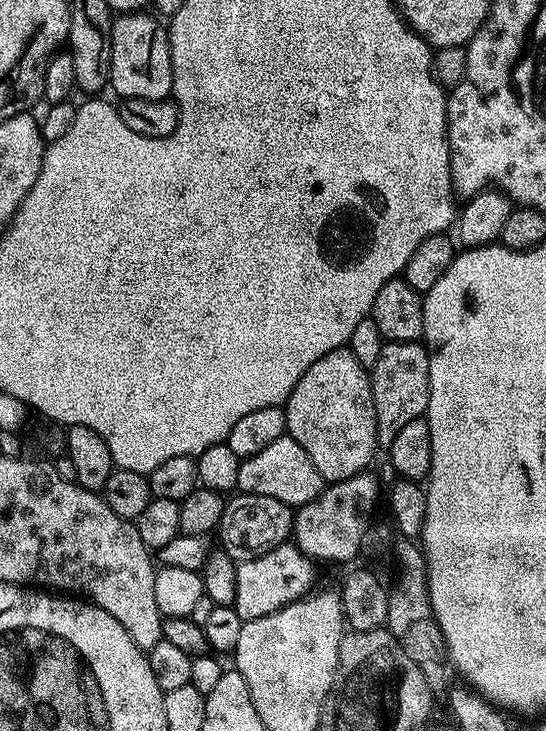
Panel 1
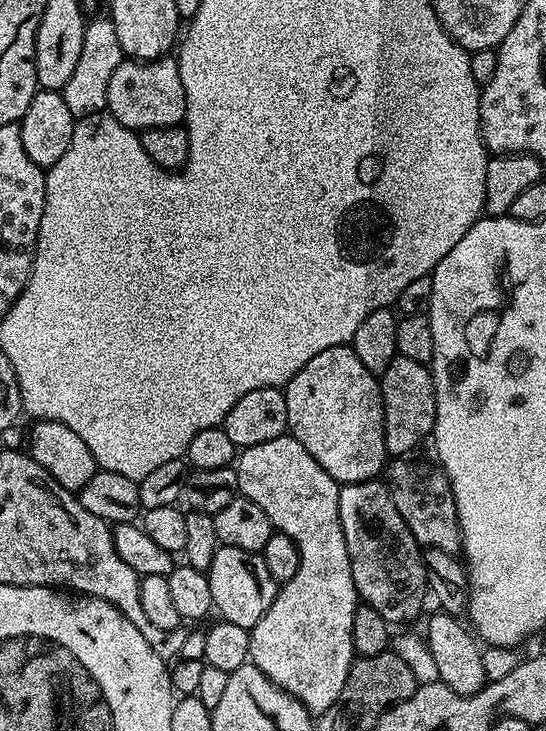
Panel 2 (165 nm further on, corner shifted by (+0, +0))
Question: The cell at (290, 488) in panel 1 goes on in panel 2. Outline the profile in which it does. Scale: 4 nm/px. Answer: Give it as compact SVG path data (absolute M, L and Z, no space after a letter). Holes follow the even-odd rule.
M291 434L270 438L270 442L258 442L258 446L243 449L234 461L234 467L238 478L238 486L240 487L239 495L245 496L247 500L254 502L254 506L262 509L266 513L266 518L270 518L273 529L286 534L296 543L296 549L300 555L298 570L294 570L294 578L290 578L285 584L279 585L270 610L266 610L266 614L262 614L262 618L249 631L249 661L258 670L262 670L262 674L266 674L266 678L270 678L270 682L274 682L282 691L288 692L298 702L302 702L302 706L308 709L309 712L313 714L325 712L330 710L330 706L334 706L334 702L338 702L338 694L342 694L342 686L346 686L346 674L350 674L350 666L354 659L352 650L354 610L358 607L358 595L354 577L351 573L350 554L347 553L346 538L343 536L342 522L339 520L341 485L337 484L334 478L330 478L330 474L326 474L326 470L322 470L322 466L318 466L318 462L314 462L314 458L310 458L310 454L306 454L306 446L302 446L302 442L298 442Z

